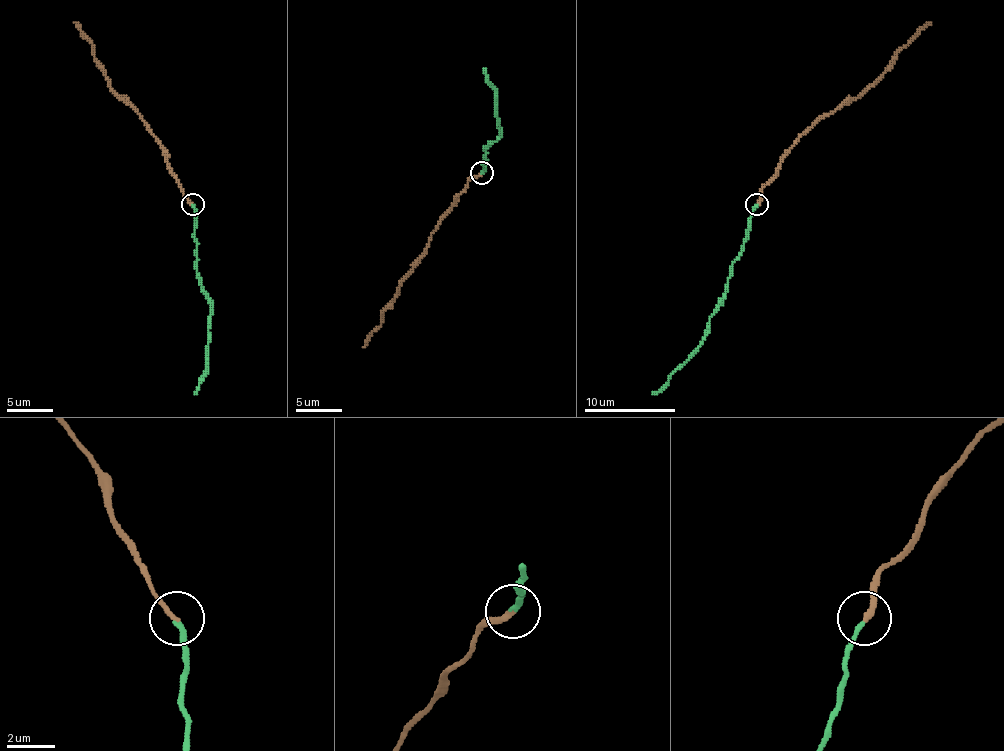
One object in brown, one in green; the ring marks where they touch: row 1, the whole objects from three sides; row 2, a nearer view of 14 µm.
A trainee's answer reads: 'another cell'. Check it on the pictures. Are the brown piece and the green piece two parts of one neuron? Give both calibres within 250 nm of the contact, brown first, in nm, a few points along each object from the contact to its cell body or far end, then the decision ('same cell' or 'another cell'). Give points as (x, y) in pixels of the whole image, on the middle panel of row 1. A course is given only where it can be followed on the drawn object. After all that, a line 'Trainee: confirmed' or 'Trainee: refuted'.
calibres 200 and 170 nm; course brown (481, 173), (472, 178), (440, 219), (413, 271), (383, 310), (383, 322), (362, 347); course green (481, 173), (486, 148), (499, 137), (497, 89), (483, 68); same cell
Trainee: refuted

